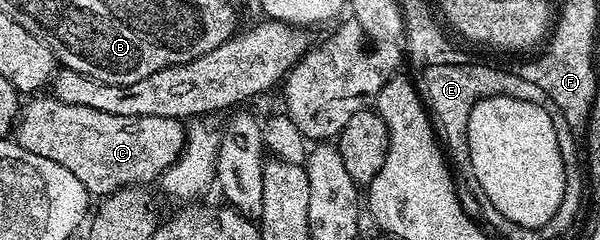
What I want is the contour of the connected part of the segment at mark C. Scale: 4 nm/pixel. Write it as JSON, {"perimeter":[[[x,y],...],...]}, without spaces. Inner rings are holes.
{"perimeter":[[[49,93],[30,99],[33,100],[19,111],[16,143],[75,173],[93,197],[104,197],[121,187],[149,185],[152,179],[160,180],[185,147],[187,131],[179,119],[119,117],[115,113],[87,109],[87,105],[67,105]]]}

